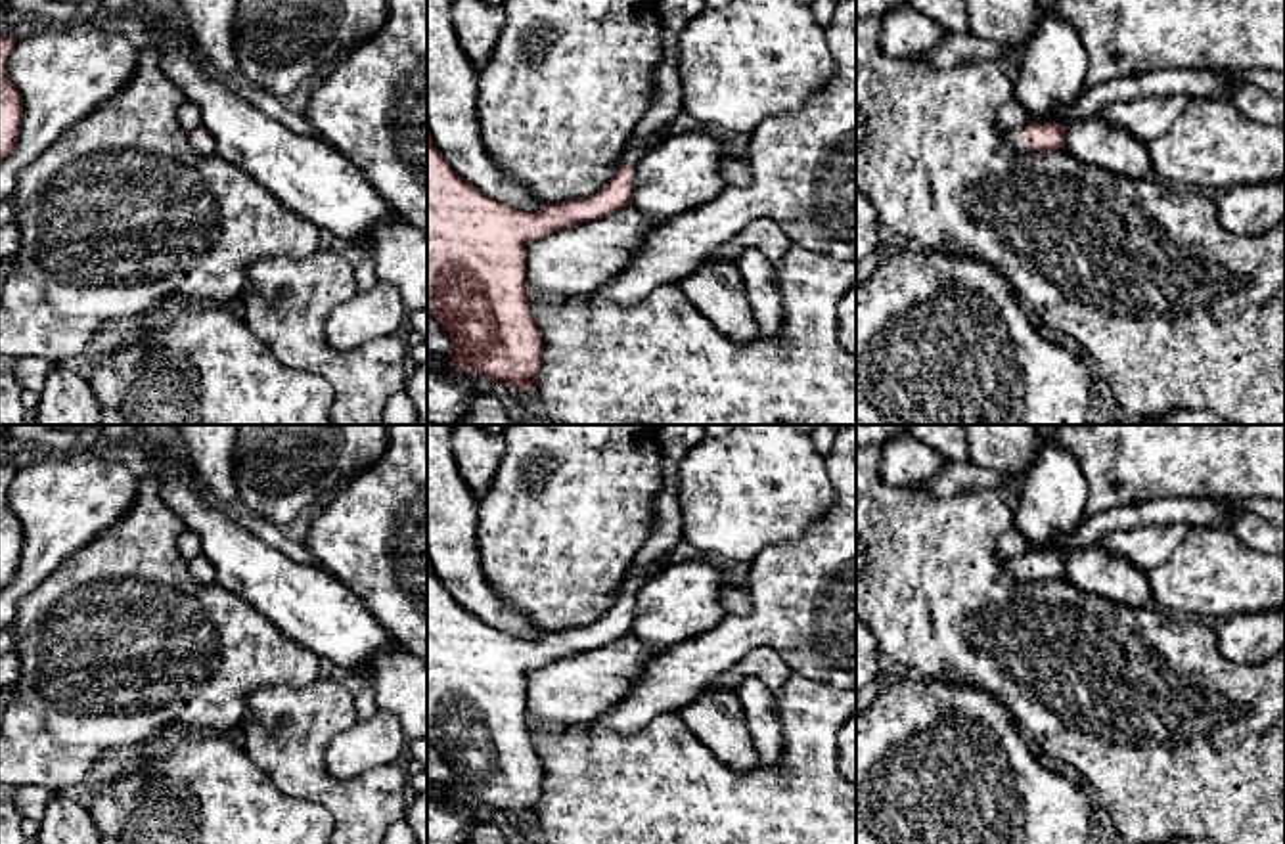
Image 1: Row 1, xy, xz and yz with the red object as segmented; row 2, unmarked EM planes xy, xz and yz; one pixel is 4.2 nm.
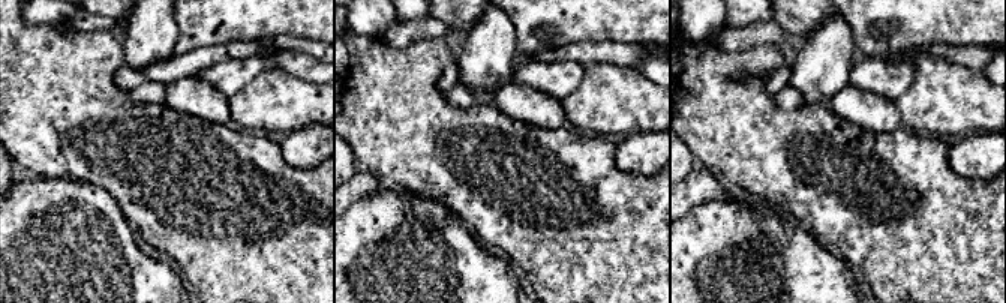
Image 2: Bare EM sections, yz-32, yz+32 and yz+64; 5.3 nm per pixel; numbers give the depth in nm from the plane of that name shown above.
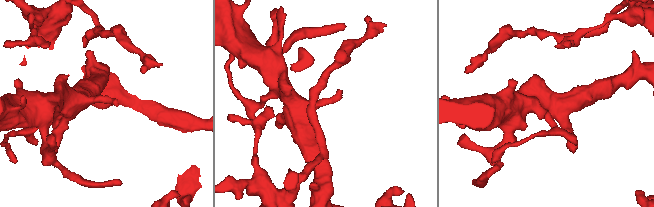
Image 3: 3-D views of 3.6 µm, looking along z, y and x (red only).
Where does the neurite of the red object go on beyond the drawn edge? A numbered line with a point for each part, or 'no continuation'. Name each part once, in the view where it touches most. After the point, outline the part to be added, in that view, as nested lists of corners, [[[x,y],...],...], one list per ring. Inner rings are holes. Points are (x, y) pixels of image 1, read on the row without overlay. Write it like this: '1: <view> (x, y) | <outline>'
1: yz (1015, 567) | [[[1025,555],[1005,561],[1005,566],[1017,580],[1028,580],[1028,572],[1025,568]]]

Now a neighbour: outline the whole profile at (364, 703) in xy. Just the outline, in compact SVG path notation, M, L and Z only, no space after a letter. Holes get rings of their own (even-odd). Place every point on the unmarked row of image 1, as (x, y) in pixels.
M370 683L354 697L354 710L356 722L370 720L377 712L375 691Z

